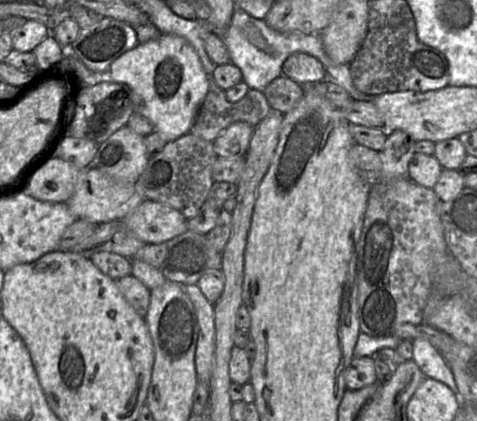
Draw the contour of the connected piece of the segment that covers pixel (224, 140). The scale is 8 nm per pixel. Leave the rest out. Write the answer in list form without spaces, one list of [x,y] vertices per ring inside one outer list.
[[[244,121],[229,125],[213,142],[217,157],[245,157],[253,131],[254,128]]]

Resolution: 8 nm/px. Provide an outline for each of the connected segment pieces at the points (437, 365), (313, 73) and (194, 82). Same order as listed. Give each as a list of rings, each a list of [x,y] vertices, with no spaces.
[[[417,337],[412,342],[414,362],[425,377],[439,380],[459,393],[453,372],[440,352],[424,338]]]
[[[307,53],[291,54],[282,65],[282,74],[299,84],[326,79],[326,70],[322,63]]]
[[[174,34],[139,43],[115,59],[108,71],[108,81],[130,87],[134,112],[146,117],[167,143],[189,133],[207,95],[209,76],[193,46]]]

